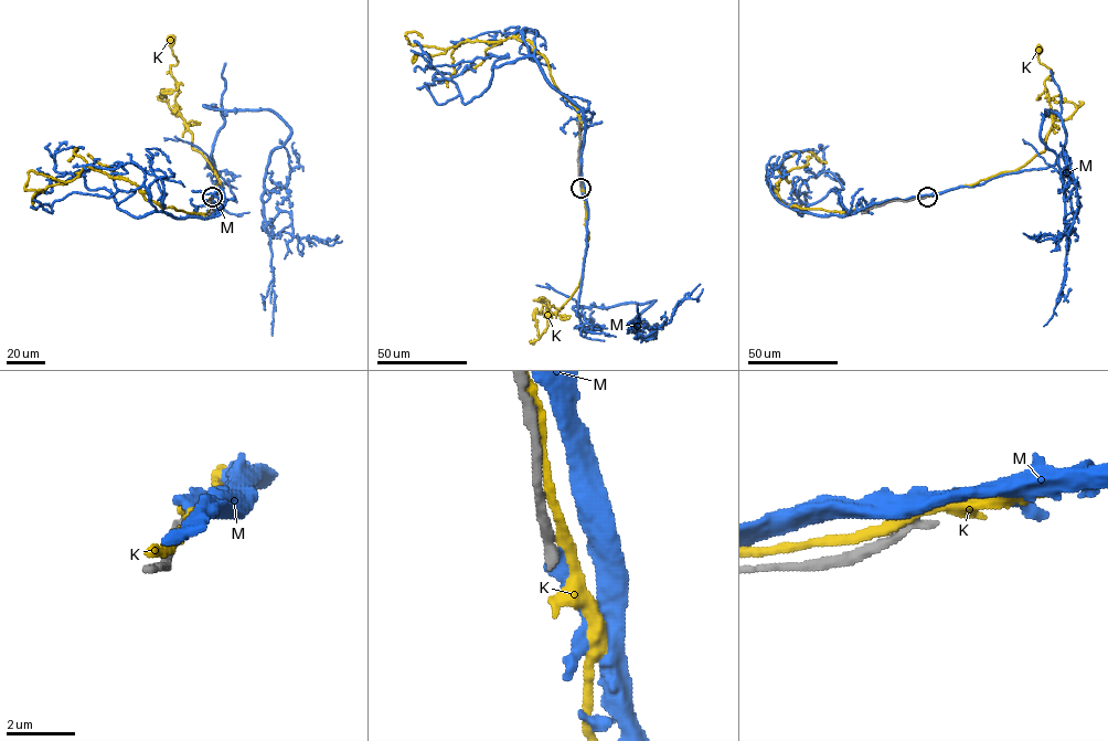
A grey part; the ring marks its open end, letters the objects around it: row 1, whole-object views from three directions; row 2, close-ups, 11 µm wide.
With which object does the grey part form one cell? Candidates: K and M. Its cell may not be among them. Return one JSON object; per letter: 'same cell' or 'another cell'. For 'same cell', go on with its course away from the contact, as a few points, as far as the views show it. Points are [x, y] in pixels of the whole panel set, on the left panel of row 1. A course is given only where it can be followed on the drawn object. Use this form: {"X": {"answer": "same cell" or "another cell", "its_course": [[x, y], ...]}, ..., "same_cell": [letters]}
{"K": {"answer": "another cell"}, "M": {"answer": "another cell"}, "same_cell": []}

